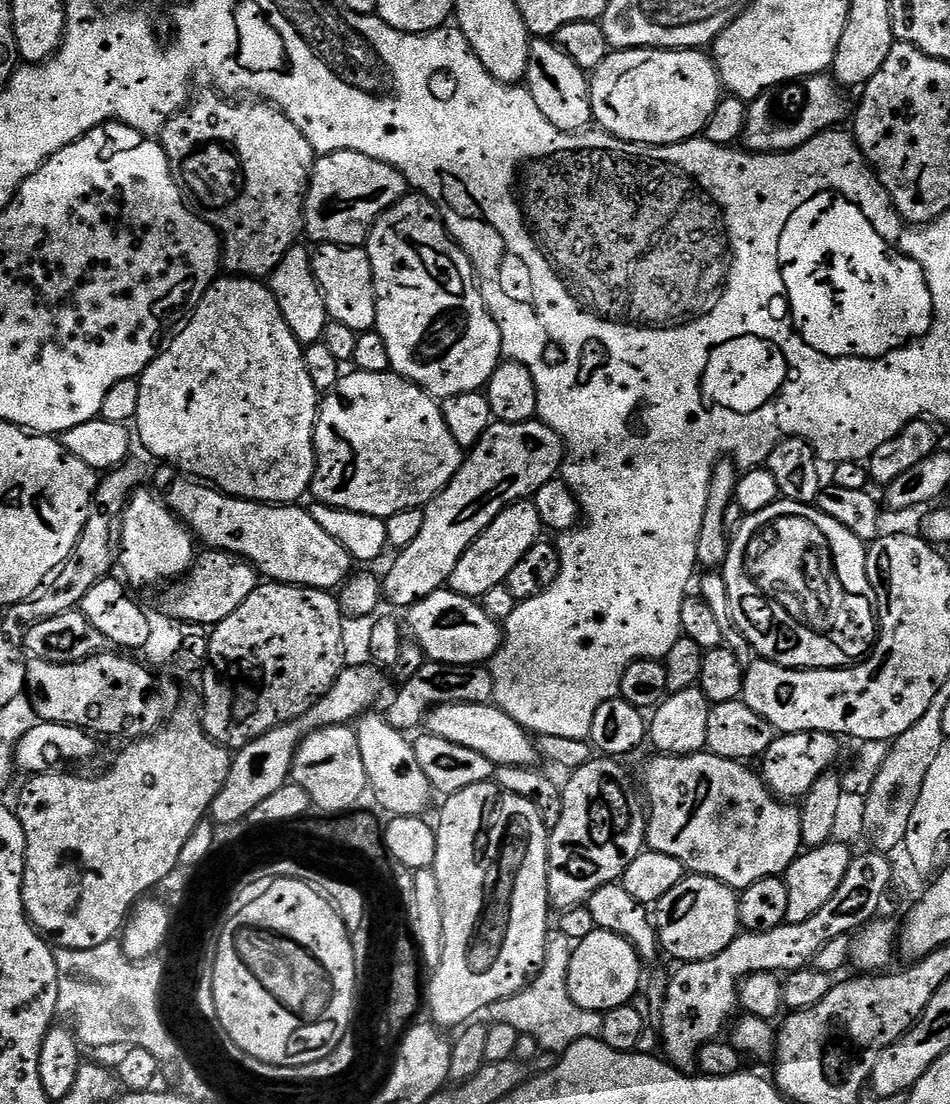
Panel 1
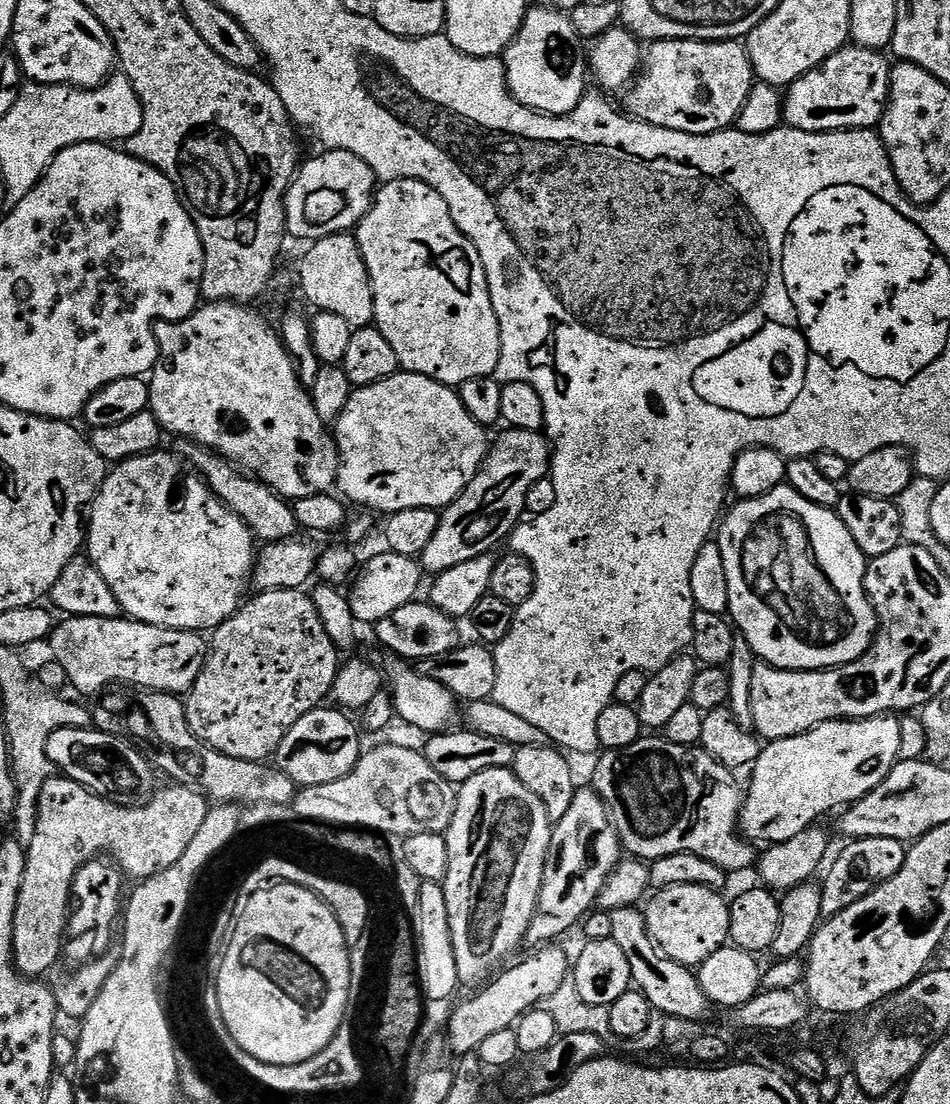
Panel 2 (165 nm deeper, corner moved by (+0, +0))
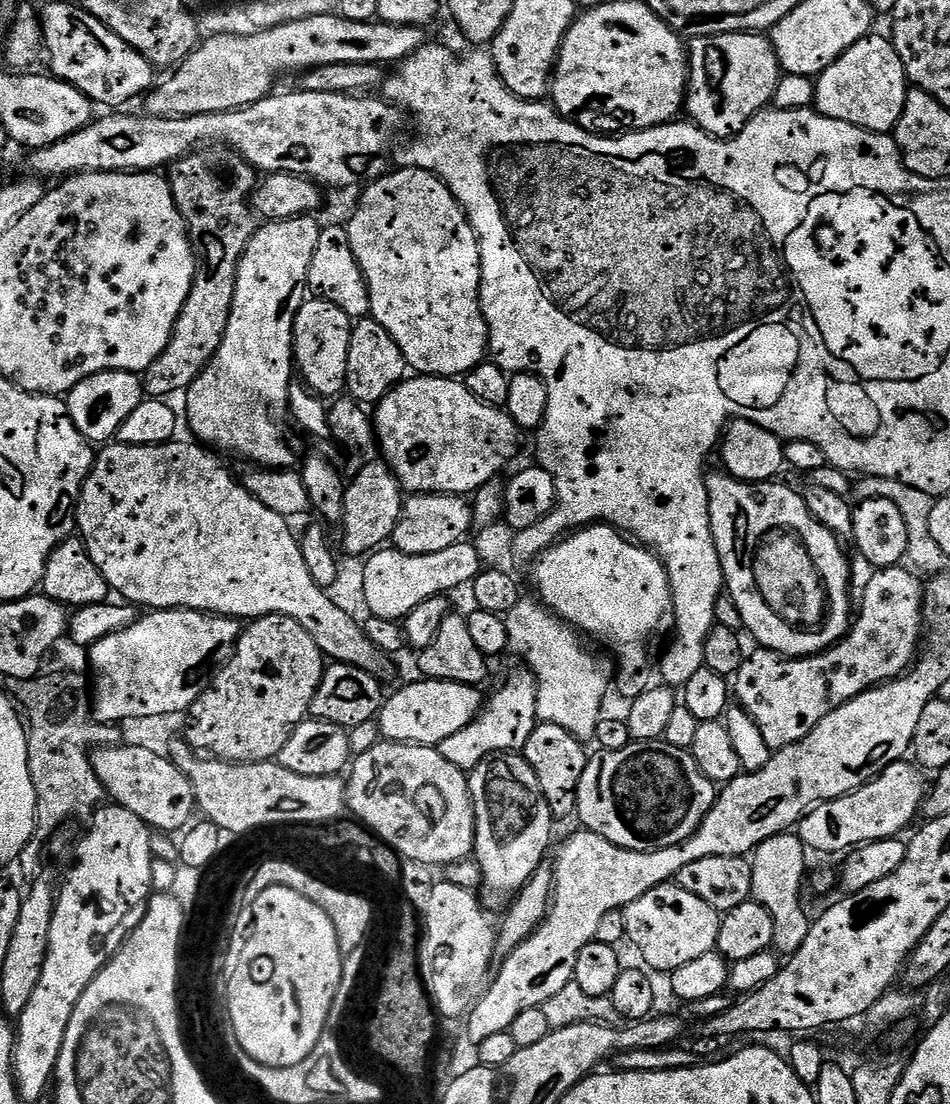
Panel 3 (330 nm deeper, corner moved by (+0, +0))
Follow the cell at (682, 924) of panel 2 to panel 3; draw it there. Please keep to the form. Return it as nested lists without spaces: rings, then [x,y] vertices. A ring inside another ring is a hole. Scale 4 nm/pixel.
[[[675,882],[659,884],[654,890],[642,894],[642,898],[630,902],[622,911],[626,918],[627,943],[632,943],[640,951],[641,958],[645,960],[643,963],[653,973],[671,974],[675,968],[686,966],[686,962],[694,962],[694,958],[702,958],[702,954],[715,949],[721,913],[715,912],[710,905],[702,902],[702,898],[690,894],[690,890],[682,890]]]

